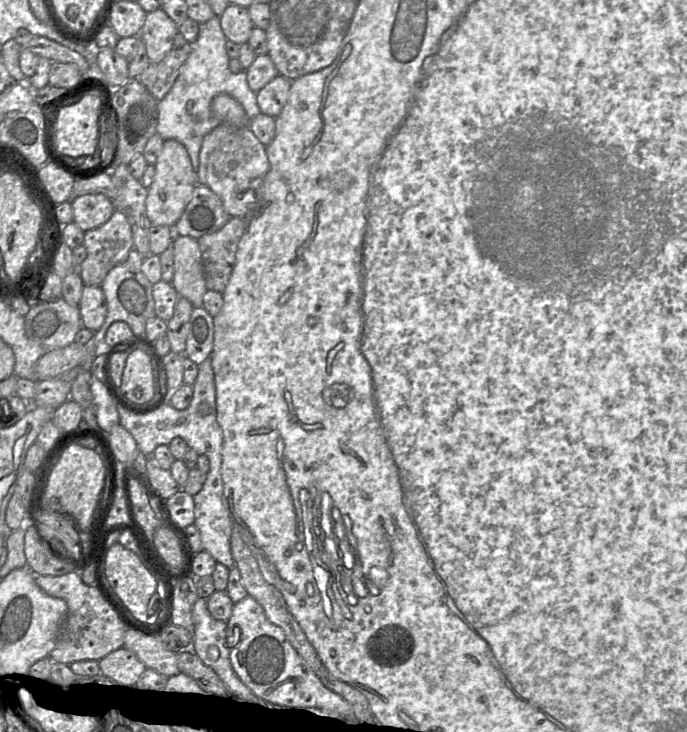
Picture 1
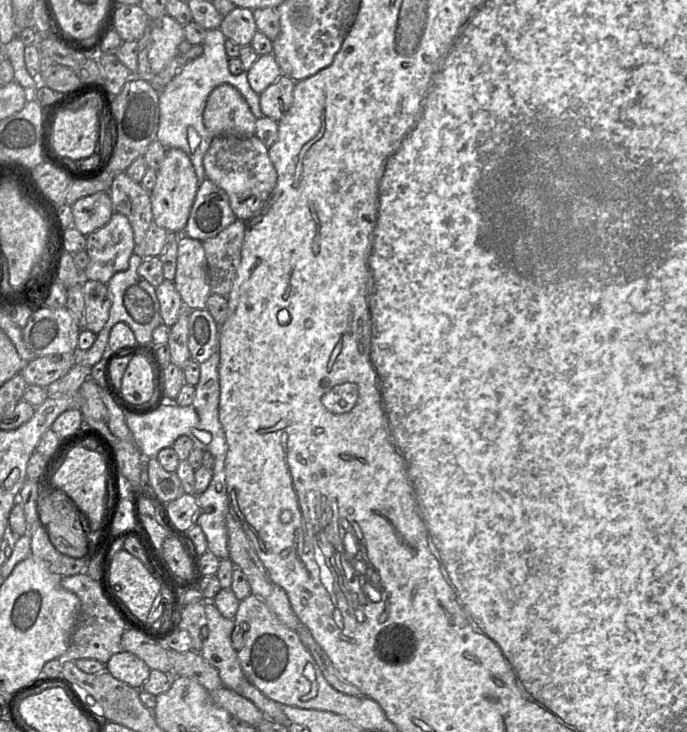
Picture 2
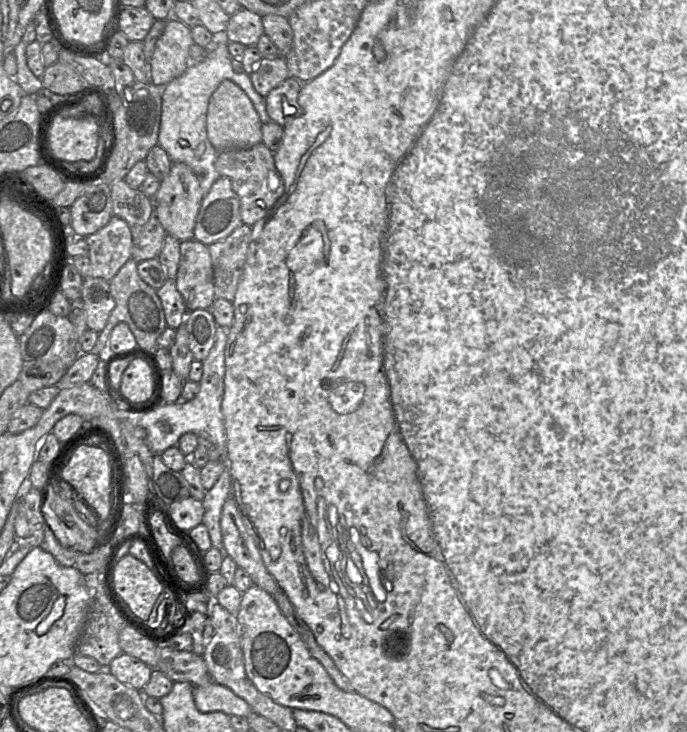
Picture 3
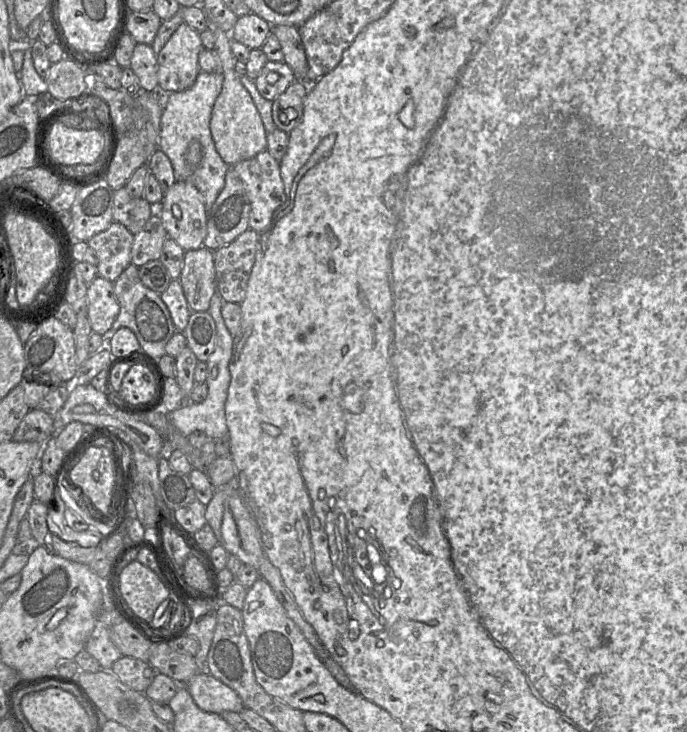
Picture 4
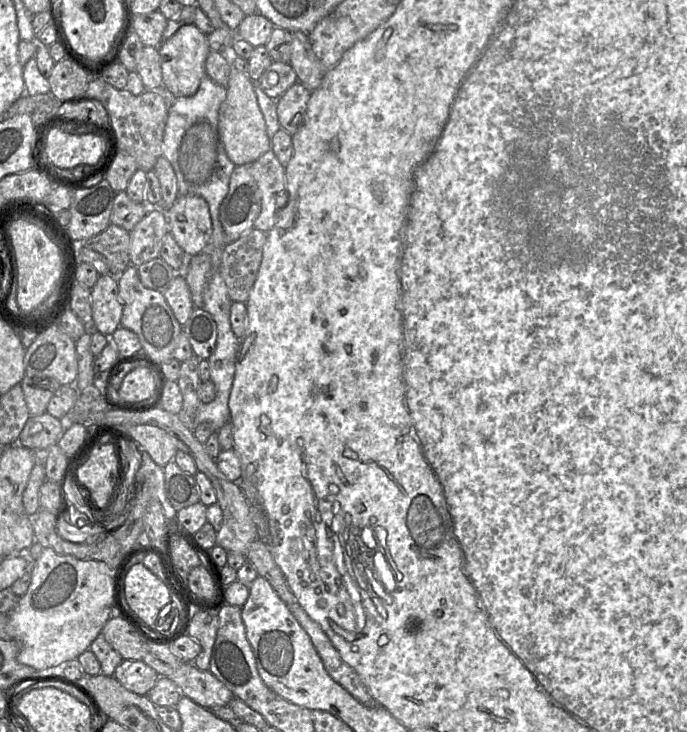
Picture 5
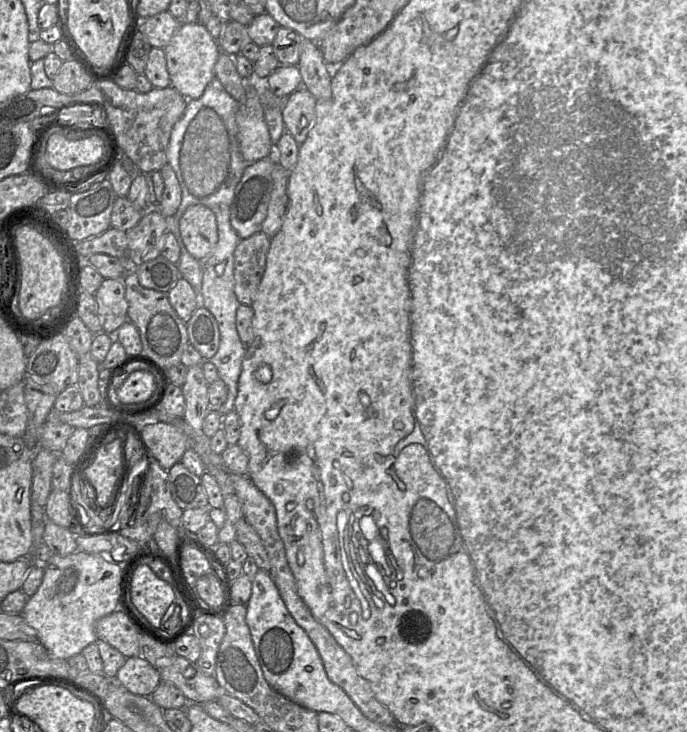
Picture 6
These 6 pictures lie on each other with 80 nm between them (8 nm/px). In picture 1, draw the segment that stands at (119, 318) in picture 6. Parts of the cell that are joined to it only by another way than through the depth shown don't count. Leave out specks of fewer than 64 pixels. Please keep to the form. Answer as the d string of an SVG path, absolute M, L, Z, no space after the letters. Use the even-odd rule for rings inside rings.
M83 286L79 303L82 327L97 332L107 315L106 297L100 286Z

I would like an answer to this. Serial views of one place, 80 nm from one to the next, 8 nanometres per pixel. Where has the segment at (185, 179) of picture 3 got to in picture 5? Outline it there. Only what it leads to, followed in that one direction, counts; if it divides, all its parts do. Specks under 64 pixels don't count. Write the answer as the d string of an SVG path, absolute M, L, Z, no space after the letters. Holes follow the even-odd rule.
M180 195L169 209L163 210L168 221L168 232L186 256L194 256L208 249L213 226L204 198Z

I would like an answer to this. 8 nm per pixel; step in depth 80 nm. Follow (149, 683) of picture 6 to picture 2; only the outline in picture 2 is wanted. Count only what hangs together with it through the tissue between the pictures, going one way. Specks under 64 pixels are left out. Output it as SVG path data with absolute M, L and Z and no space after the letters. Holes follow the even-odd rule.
M127 651L111 656L105 665L105 669L113 677L135 689L141 689L151 671L142 659Z

